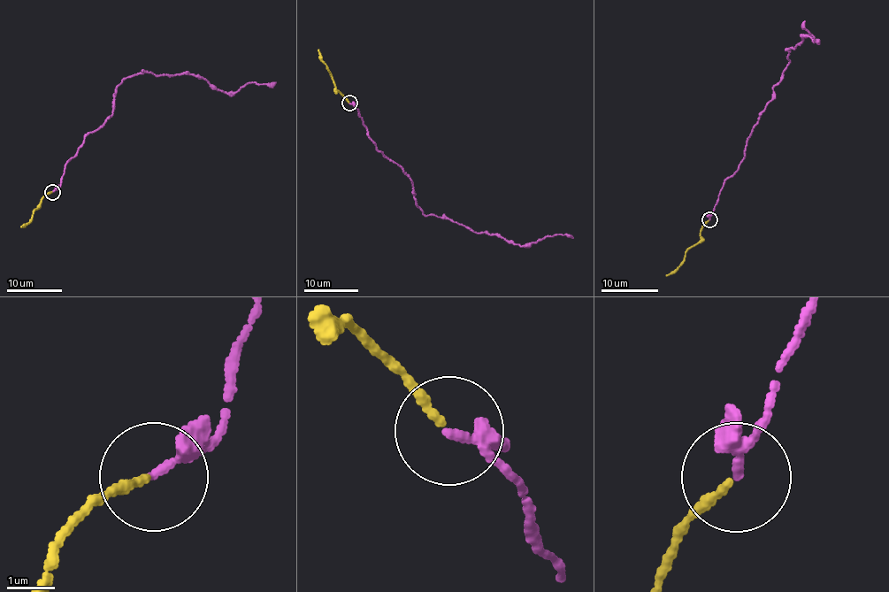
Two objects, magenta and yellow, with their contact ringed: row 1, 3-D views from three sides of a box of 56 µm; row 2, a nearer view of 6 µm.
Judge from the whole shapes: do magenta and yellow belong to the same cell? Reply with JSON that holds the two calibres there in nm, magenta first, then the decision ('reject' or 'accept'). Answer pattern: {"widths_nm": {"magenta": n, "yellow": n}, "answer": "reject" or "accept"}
{"widths_nm": {"magenta": 170, "yellow": 180}, "answer": "accept"}

